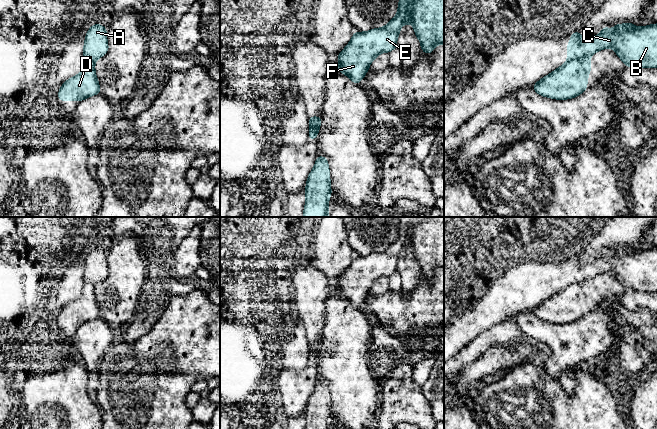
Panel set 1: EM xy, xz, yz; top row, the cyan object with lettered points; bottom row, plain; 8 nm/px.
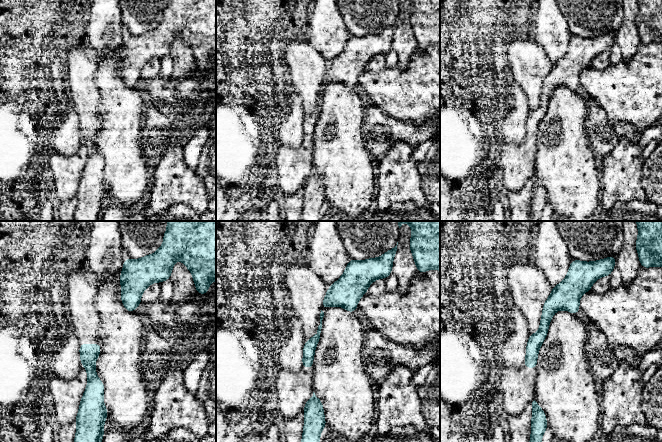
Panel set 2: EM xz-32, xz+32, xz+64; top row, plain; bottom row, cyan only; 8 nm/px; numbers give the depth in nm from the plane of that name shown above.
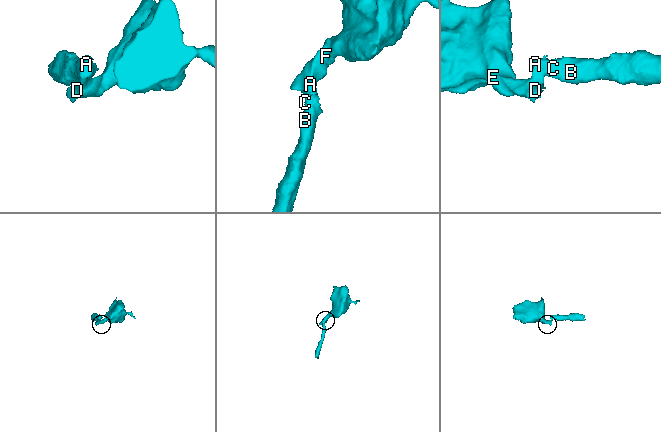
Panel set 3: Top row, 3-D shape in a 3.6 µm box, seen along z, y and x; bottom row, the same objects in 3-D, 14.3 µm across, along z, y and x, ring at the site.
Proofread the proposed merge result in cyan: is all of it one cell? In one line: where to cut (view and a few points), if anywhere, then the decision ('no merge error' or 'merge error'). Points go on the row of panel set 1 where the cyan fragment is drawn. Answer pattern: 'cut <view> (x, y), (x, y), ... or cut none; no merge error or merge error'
cut yz (587, 56), (573, 58), (568, 61); merge error

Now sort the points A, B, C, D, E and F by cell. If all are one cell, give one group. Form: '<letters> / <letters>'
A B C / D E F

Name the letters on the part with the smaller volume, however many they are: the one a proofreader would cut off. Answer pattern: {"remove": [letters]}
{"remove": ["A", "B", "C"]}

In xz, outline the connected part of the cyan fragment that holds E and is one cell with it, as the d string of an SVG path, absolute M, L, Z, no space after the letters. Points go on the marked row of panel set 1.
M399 0L396 16L382 28L373 28L367 32L354 31L348 45L337 55L338 71L347 75L358 85L369 70L371 62L381 53L390 53L397 47L397 38L401 27L411 23L416 37L421 43L421 51L431 54L437 44L444 45L444 0Z

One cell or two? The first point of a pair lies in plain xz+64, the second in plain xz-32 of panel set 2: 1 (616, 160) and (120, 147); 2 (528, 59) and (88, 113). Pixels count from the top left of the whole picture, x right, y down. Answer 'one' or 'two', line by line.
1: two
2: one

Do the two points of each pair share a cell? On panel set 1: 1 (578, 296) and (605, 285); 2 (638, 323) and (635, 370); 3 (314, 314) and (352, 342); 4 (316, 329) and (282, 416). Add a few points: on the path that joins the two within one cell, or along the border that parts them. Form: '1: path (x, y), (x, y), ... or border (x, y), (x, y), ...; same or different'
1: path (585, 296), (598, 289); same
2: path (639, 335), (639, 342), (635, 346), (635, 358); same
3: border (325, 298), (326, 321), (322, 340); different
4: border (299, 317), (303, 323), (308, 341); different

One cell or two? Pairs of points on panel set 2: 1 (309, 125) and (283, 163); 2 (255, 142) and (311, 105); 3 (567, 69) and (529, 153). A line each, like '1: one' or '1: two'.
1: one
2: two
3: one

